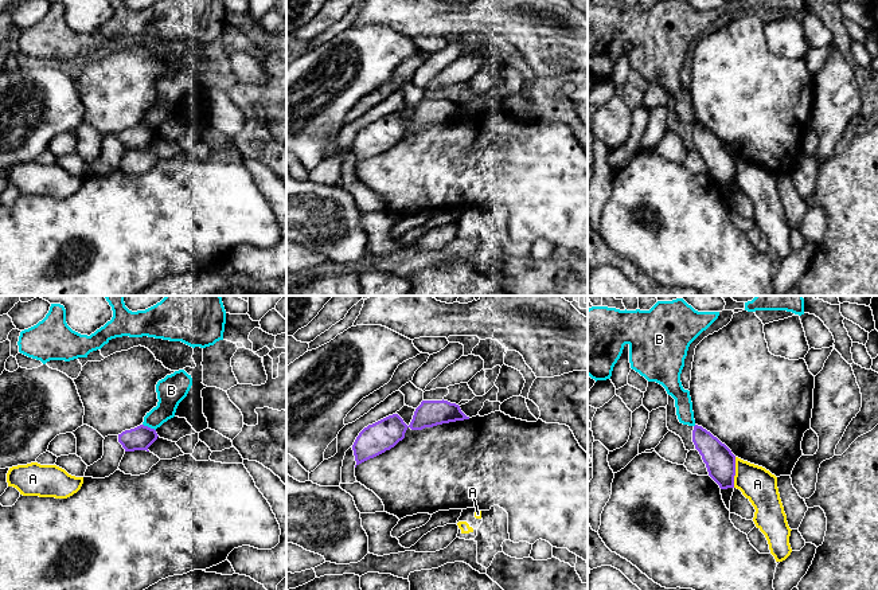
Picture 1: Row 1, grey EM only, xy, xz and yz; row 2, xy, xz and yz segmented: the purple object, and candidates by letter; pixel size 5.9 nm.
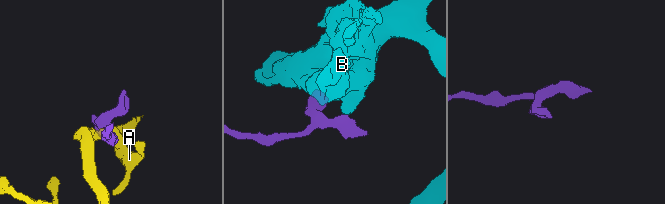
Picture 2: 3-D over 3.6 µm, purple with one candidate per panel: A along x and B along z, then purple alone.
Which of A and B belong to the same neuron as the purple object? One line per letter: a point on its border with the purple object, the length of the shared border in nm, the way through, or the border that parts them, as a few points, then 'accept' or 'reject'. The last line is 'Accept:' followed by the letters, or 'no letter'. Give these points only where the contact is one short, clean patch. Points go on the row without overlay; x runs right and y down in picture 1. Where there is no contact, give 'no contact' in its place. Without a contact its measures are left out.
A: meets purple in yz at (734, 171); contact 180 nm long; reject
B: meets purple in xy at (149, 127); contact 90 nm long; border along xy (143, 122), (155, 129); reject
Accept: no letter

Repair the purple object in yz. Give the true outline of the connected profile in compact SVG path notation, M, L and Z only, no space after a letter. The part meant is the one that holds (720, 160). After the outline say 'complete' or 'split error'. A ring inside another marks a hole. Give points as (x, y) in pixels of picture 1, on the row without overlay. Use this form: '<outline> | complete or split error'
M695 124L692 141L706 163L709 175L721 188L734 187L735 155L717 136Z | complete

